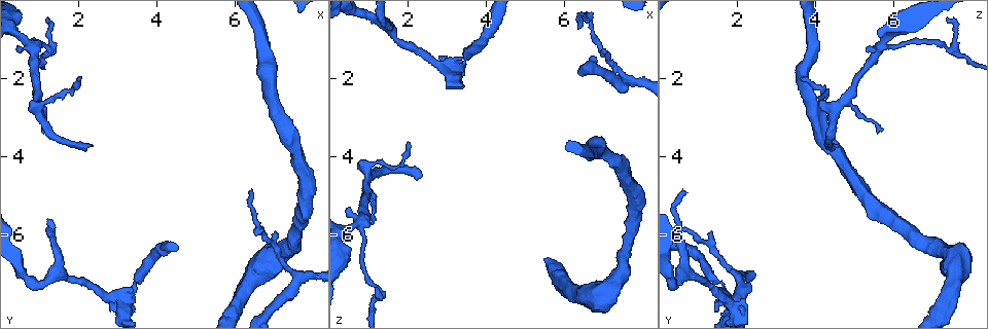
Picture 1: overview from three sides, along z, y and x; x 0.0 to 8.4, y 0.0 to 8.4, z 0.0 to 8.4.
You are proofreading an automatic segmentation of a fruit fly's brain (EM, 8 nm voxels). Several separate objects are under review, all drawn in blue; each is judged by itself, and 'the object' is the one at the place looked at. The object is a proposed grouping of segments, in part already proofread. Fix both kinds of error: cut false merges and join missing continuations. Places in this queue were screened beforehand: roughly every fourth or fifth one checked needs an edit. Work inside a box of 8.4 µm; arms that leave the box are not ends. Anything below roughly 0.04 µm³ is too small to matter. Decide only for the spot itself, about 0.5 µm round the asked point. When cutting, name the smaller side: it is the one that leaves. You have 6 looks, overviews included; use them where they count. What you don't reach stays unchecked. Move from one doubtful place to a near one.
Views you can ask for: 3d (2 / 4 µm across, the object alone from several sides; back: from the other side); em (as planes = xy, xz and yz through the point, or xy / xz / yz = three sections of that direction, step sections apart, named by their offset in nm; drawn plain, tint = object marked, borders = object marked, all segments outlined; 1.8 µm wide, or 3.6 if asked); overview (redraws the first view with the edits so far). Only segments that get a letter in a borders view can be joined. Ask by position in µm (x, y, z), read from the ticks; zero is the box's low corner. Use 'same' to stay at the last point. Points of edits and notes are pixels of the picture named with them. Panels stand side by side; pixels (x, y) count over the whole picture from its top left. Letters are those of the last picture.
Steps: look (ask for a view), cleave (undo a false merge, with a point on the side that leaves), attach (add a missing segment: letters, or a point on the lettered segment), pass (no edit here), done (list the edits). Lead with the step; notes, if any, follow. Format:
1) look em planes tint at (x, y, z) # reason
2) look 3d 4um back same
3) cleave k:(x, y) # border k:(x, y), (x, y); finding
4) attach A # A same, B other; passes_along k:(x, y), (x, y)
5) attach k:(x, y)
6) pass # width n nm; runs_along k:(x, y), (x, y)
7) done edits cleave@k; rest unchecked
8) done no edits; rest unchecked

look em planes borders at (2.40, 3.75, 4.50) # free end

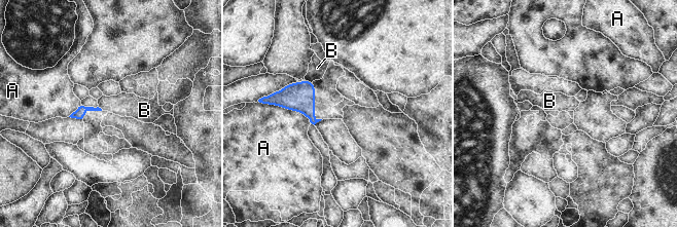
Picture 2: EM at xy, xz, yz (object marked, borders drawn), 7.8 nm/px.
pass # A other, B other; border 2:(305, 79), (312, 82); no lettered segment goes on from it

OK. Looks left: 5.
look 3d 2um at (0.70, 1.25, 5.75) # calibre changes

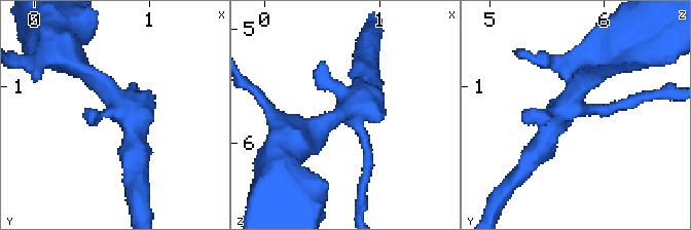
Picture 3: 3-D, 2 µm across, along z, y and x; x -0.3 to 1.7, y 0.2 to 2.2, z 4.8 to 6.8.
look em planes borders at (0.74, 1.18, 5.70) # arms 3; need the tissue

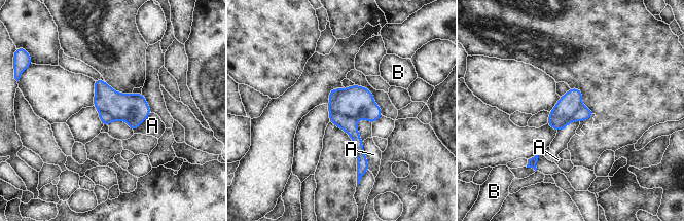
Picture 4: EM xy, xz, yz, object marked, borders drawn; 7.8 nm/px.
cleave 4:(349, 124) # A other, B other; border 4:(330, 114), (337, 113), (355, 118); two cells meet here

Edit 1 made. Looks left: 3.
done edits cleave@4; rest unchecked

